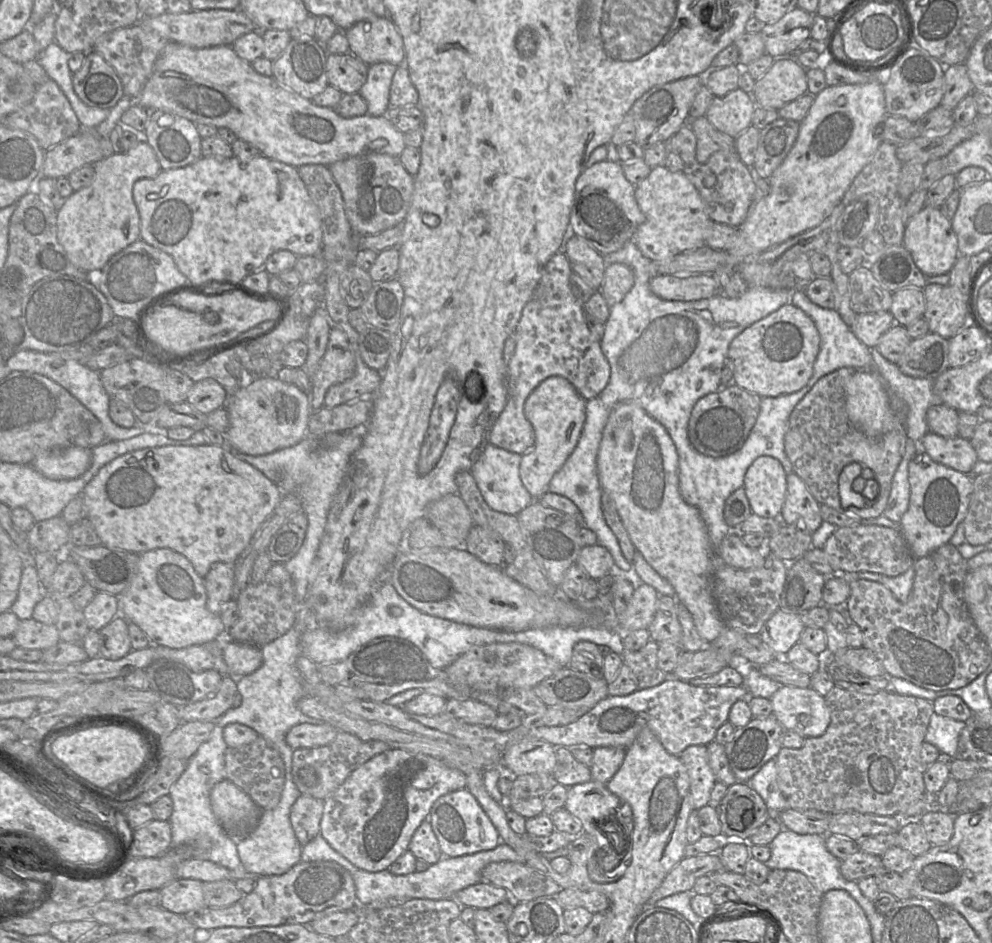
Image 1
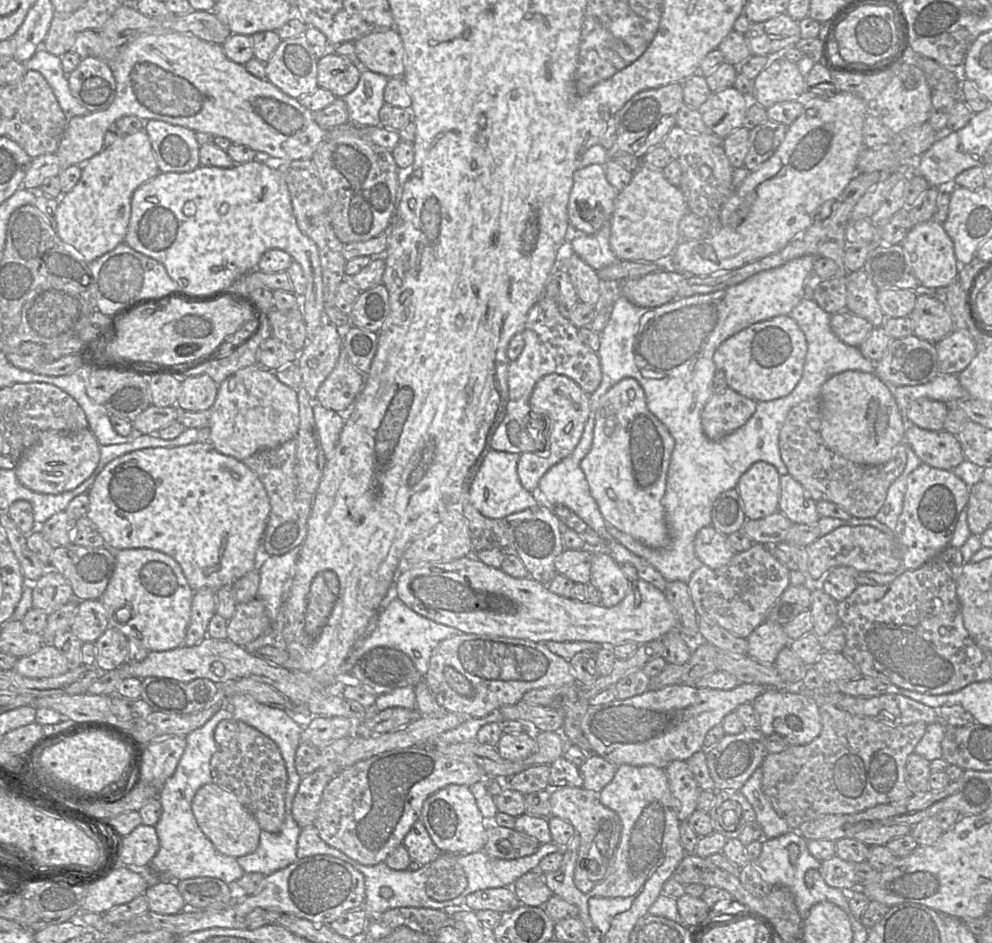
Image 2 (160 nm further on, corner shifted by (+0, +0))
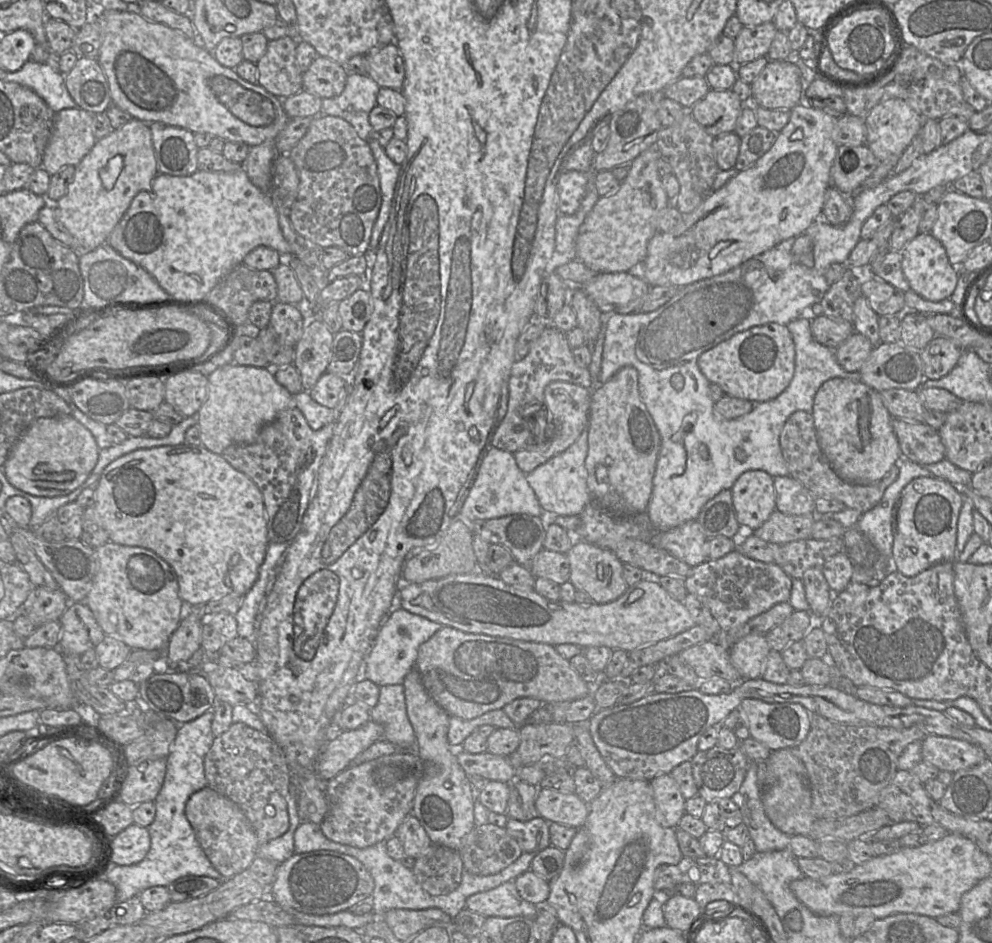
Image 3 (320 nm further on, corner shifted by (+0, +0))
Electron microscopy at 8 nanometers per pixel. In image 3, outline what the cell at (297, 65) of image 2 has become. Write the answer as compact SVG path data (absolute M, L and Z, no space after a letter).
M296 35L268 40L266 52L257 61L258 84L280 99L303 89L303 72L296 60Z

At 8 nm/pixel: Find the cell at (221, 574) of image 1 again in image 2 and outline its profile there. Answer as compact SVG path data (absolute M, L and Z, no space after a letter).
M203 588L194 591L191 604L191 618L187 628L184 645L197 645L207 637L209 622L216 613L216 591Z

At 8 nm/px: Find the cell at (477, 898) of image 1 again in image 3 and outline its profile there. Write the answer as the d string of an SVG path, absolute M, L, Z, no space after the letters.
M514 880L466 899L466 908L487 917L535 917L538 908L519 895Z

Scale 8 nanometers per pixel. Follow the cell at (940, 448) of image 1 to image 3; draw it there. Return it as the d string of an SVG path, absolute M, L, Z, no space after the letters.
M892 418L902 457L920 465L933 464L945 459L945 448L936 429L924 422Z

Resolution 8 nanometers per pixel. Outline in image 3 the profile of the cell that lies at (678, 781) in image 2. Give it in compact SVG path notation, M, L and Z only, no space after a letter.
M670 774L657 776L650 781L656 806L655 818L662 827L676 828L686 813L685 801L677 782Z

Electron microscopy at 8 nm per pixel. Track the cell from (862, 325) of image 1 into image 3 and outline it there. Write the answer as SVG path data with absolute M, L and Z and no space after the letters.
M824 314L811 319L811 333L820 344L836 349L854 332L853 324Z

